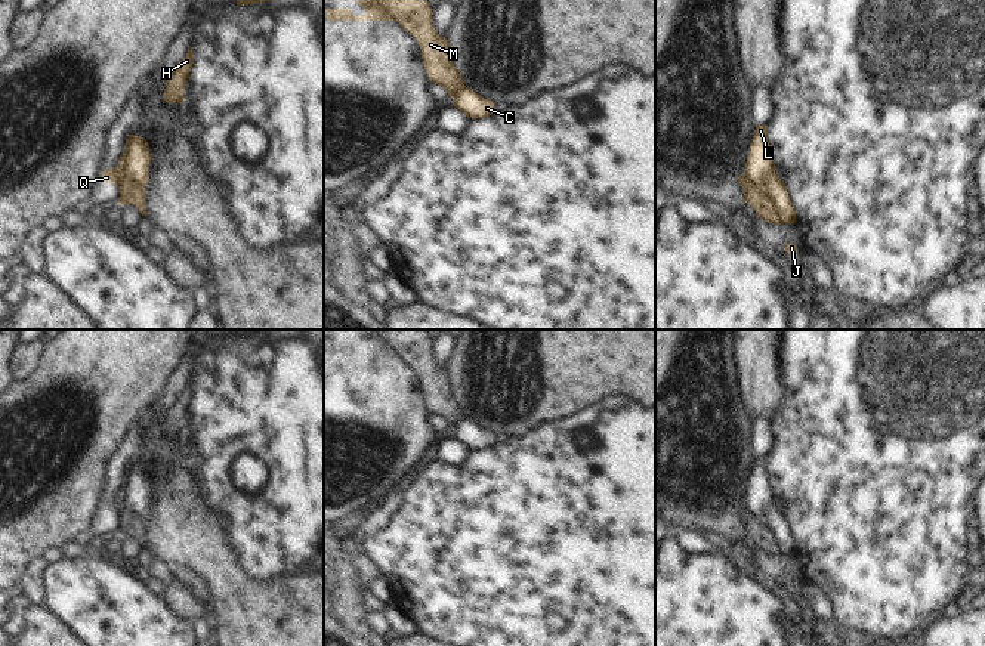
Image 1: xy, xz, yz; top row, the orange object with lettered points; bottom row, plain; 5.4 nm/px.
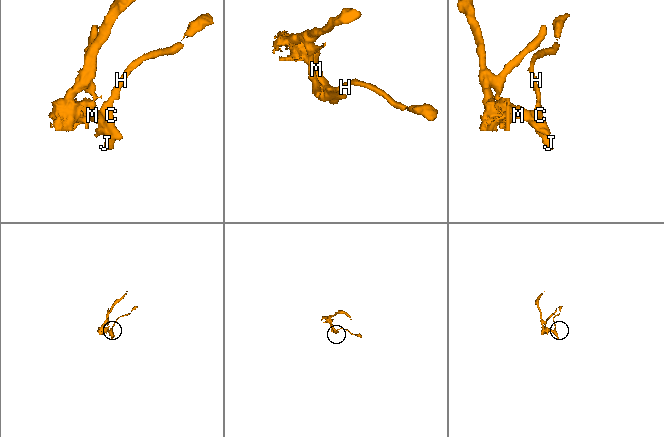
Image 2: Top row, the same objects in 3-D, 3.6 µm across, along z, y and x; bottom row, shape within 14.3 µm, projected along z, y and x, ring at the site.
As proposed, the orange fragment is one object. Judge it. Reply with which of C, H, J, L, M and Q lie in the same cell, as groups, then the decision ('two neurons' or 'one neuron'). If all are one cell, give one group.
C H L / J M Q; two neurons

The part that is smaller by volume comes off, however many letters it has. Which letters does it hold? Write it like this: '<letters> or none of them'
C, H, L

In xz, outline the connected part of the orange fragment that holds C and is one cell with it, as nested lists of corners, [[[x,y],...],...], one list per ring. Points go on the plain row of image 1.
[[[463,420],[456,427],[456,436],[467,449],[485,449],[495,445],[494,433],[481,429],[470,420]]]

